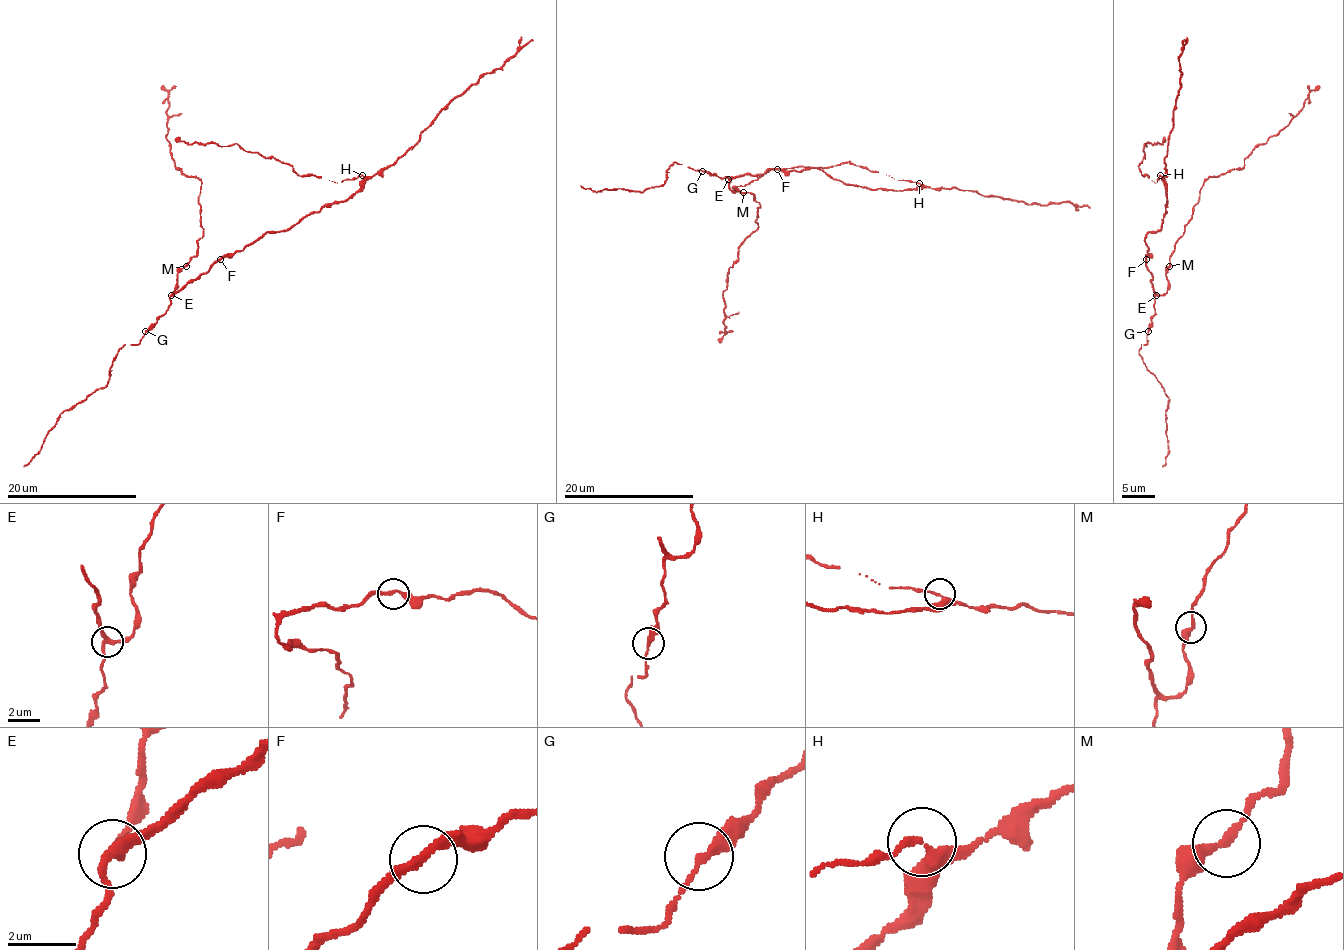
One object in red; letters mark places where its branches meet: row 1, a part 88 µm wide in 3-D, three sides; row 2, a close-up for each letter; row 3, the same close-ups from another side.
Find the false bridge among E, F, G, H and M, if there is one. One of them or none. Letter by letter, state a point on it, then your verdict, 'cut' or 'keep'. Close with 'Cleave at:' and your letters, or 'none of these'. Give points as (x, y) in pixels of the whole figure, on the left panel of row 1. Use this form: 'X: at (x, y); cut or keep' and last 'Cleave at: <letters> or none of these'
E: at (171, 295); keep
F: at (220, 259); keep
G: at (145, 331); keep
H: at (362, 175); keep
M: at (186, 266); keep
Cleave at: none of these

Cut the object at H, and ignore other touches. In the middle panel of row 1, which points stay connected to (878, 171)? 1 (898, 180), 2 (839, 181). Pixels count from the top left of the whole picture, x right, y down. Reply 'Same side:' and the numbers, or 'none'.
Same side: 1

